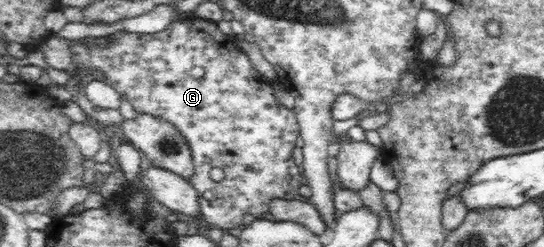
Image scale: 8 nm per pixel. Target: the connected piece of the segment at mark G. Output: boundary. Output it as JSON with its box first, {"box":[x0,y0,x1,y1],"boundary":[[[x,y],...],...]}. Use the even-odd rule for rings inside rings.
{"box":[71,16,303,230],"boundary":[[[193,16],[191,20],[187,21],[175,21],[166,30],[157,32],[155,34],[129,34],[129,32],[123,32],[123,34],[117,34],[115,36],[115,42],[111,46],[105,46],[105,48],[87,48],[87,46],[73,46],[71,52],[73,52],[73,62],[81,68],[85,68],[89,74],[91,72],[103,72],[107,85],[117,90],[117,93],[127,94],[129,102],[138,113],[145,113],[153,115],[155,118],[163,119],[164,122],[171,123],[179,129],[179,134],[183,135],[185,141],[191,149],[193,157],[194,173],[189,179],[190,183],[195,187],[197,193],[199,193],[199,208],[201,217],[204,218],[209,224],[213,225],[219,230],[223,229],[235,229],[246,226],[250,219],[261,219],[262,214],[267,214],[269,208],[269,202],[275,200],[275,198],[281,198],[283,200],[295,200],[301,198],[299,194],[299,187],[301,184],[301,177],[303,172],[299,170],[299,166],[293,161],[293,149],[295,146],[295,140],[299,138],[300,128],[294,109],[285,108],[278,103],[275,99],[275,91],[270,86],[270,82],[265,80],[253,66],[249,57],[241,51],[236,44],[231,44],[229,35],[225,35],[220,32],[217,24],[199,19],[197,16]],[[211,168],[221,168],[225,172],[223,180],[211,179]]]}

